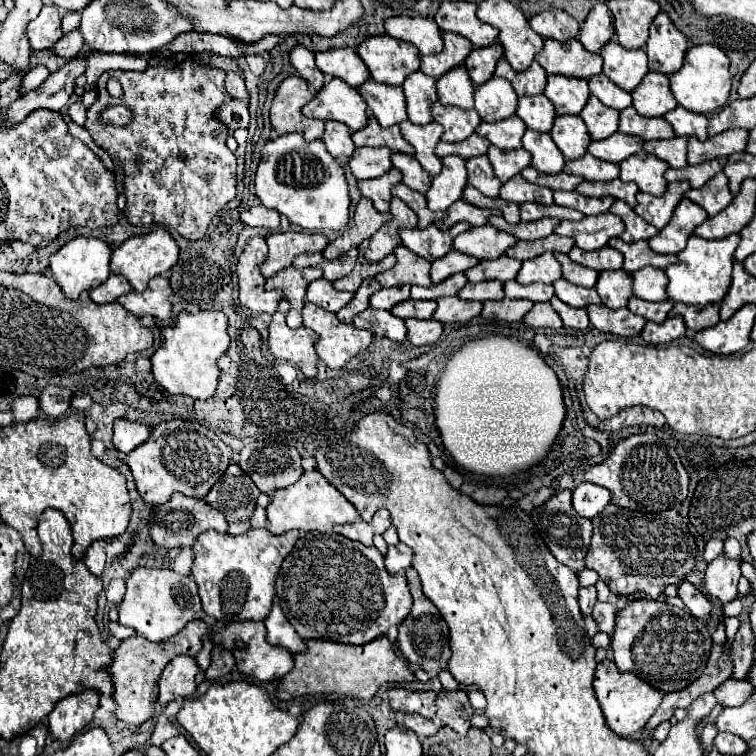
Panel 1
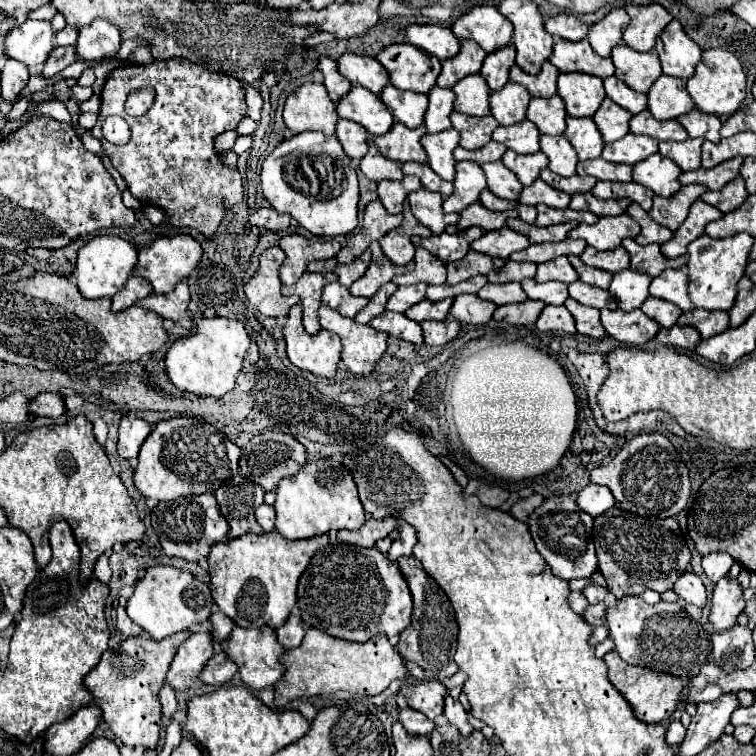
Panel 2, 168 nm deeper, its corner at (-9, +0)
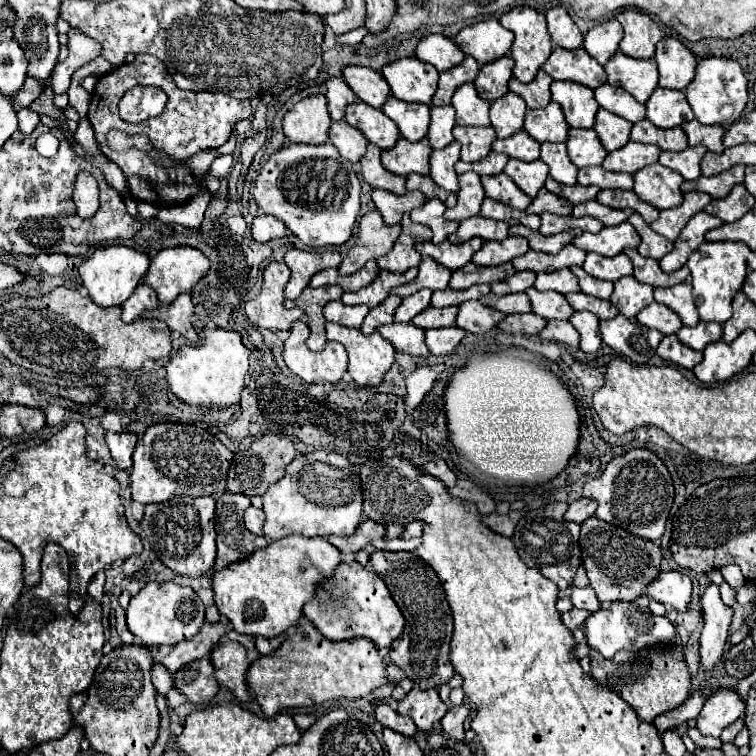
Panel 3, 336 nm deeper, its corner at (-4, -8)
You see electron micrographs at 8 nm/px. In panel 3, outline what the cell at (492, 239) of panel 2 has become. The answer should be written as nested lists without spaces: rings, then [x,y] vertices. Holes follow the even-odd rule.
[[[507,236],[501,242],[483,242],[483,248],[473,254],[471,262],[479,266],[497,266],[503,262],[511,262],[513,258],[525,254],[529,244],[521,236]]]

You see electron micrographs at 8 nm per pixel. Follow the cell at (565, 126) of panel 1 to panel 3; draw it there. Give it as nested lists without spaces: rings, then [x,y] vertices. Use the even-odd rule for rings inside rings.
[[[569,128],[569,140],[567,140],[569,158],[577,168],[585,166],[601,166],[607,152],[597,140],[597,134],[593,130],[573,130]]]

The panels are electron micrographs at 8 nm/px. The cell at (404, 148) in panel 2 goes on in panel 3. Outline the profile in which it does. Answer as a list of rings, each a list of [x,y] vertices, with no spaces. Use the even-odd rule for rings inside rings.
[[[399,138],[391,150],[381,152],[381,164],[389,172],[401,176],[407,176],[411,172],[429,174],[429,154],[431,146],[427,138],[419,142],[407,142],[405,138]]]

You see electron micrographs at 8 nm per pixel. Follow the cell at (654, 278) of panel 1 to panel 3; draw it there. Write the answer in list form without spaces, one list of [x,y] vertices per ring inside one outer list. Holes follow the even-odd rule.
[[[681,282],[673,288],[655,288],[655,300],[677,312],[685,326],[693,326],[699,322],[689,282]]]

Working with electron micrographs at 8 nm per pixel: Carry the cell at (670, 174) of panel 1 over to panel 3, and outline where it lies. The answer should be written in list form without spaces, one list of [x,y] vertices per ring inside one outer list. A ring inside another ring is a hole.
[[[733,166],[713,178],[705,178],[701,176],[699,180],[691,180],[691,182],[683,182],[681,184],[681,192],[689,192],[689,190],[701,190],[707,192],[711,198],[723,198],[731,192],[731,188],[735,184],[741,184],[745,176],[745,166]]]

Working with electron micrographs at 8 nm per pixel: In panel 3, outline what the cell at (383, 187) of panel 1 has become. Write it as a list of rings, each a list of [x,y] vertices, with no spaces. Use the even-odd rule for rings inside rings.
[[[373,190],[373,202],[381,212],[385,224],[399,224],[405,212],[411,212],[413,208],[419,208],[425,202],[425,196],[417,190],[407,192],[405,196],[397,196],[387,190]]]

